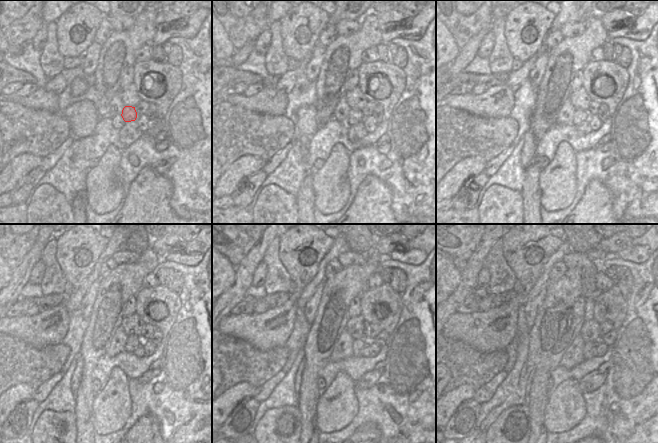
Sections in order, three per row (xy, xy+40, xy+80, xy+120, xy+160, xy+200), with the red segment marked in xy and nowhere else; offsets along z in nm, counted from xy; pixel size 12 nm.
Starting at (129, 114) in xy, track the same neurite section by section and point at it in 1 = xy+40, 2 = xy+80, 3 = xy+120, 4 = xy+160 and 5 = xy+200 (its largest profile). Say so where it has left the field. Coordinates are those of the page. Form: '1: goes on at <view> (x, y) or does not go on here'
1: goes on at xy+40 (355, 115)
2: goes on at xy+80 (580, 116)
3: goes on at xy+120 (133, 342)
4: goes on at xy+160 (358, 344)
5: goes on at xy+200 (588, 352)

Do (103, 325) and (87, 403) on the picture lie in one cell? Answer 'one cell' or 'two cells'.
one cell

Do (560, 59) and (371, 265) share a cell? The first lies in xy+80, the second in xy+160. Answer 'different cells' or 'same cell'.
same cell

